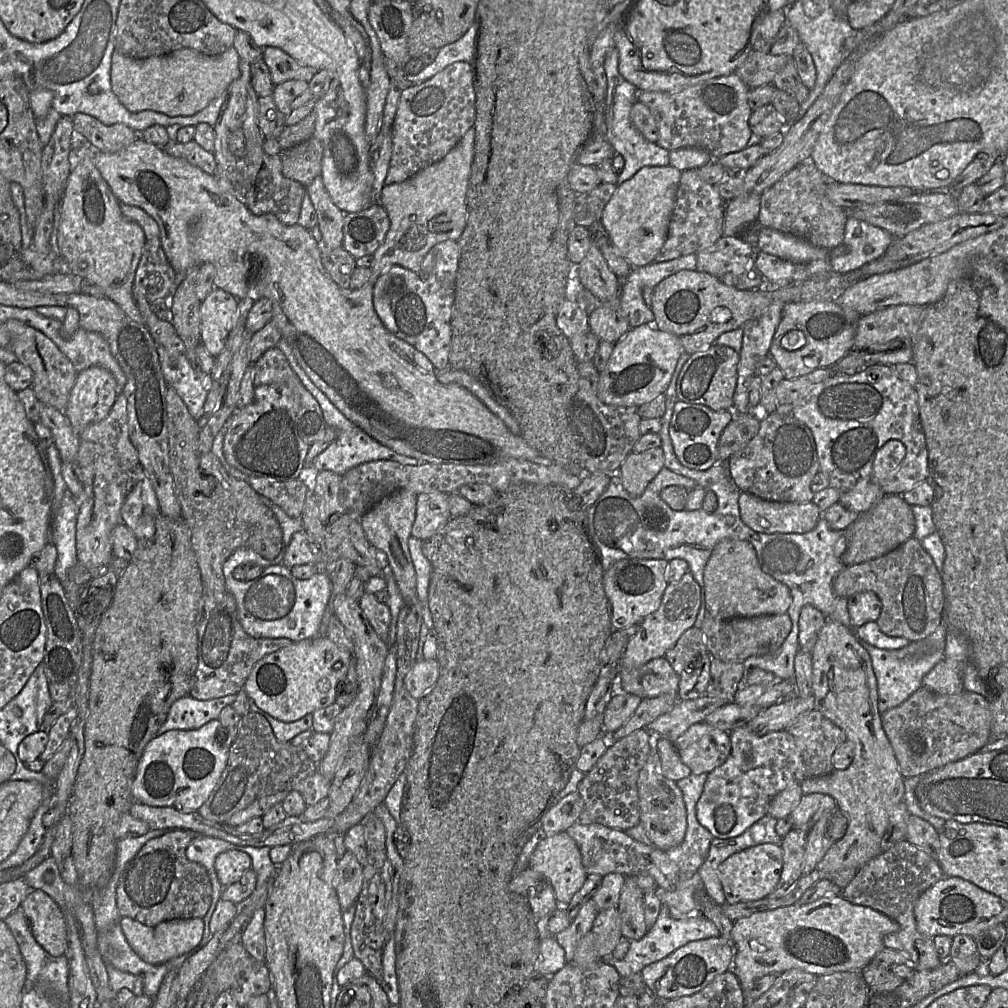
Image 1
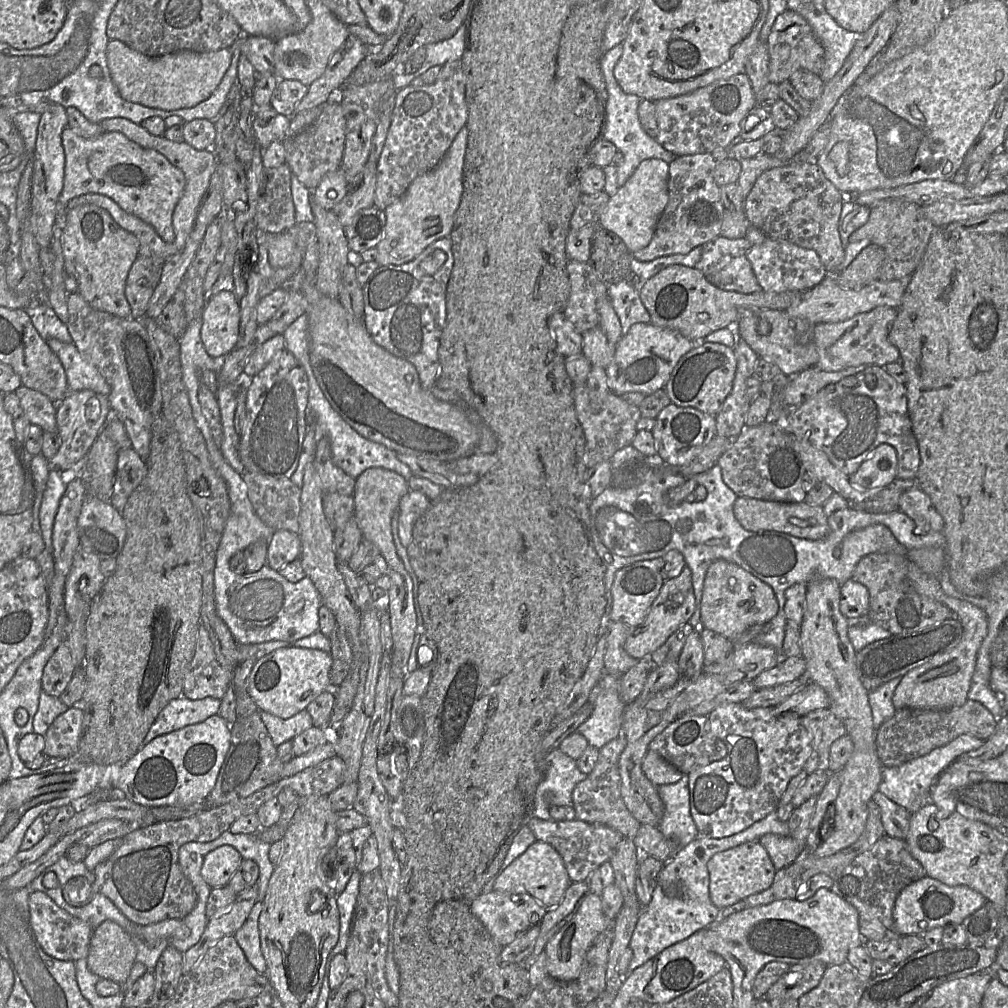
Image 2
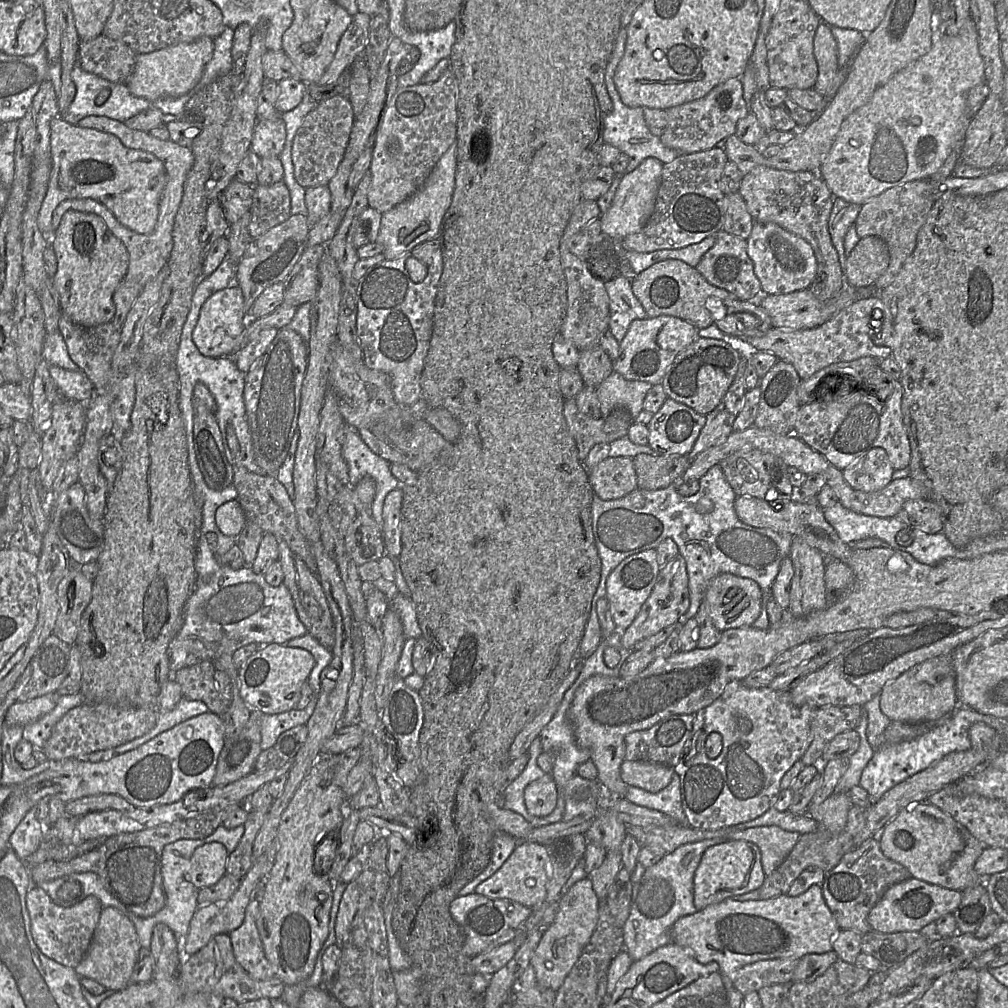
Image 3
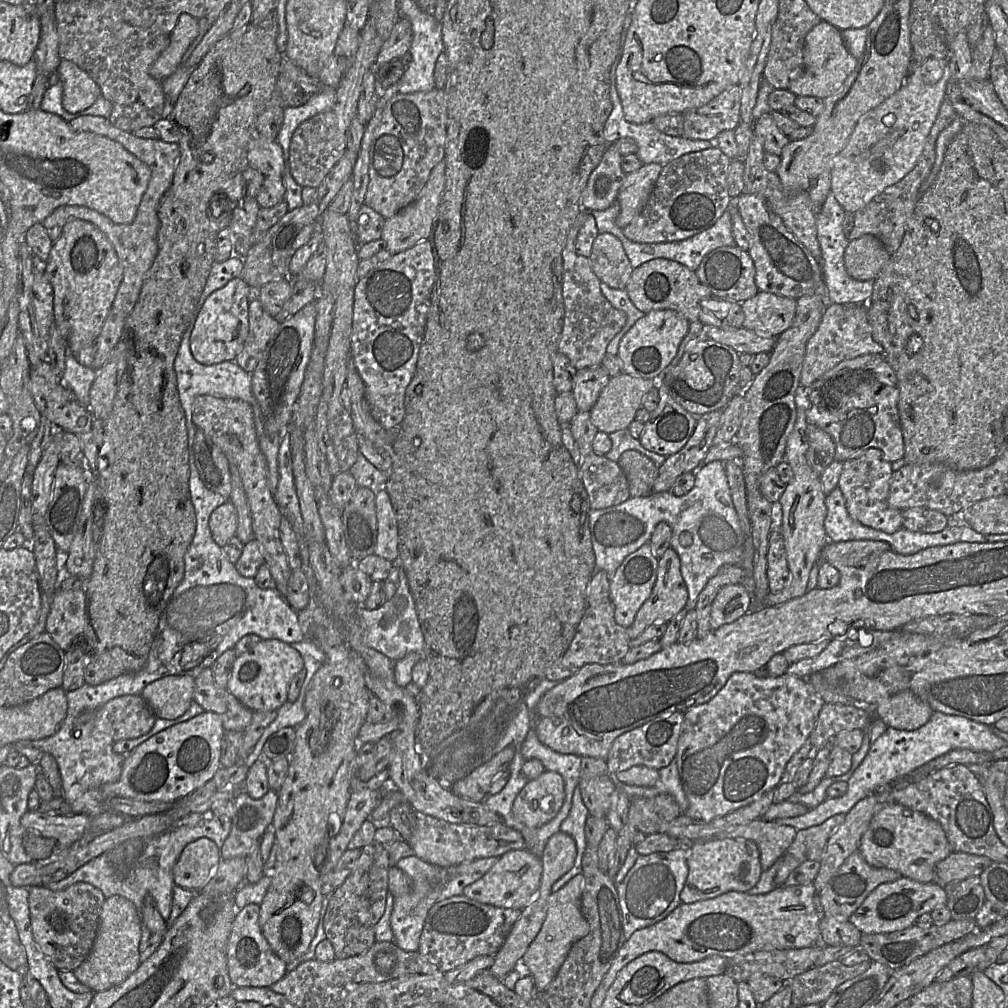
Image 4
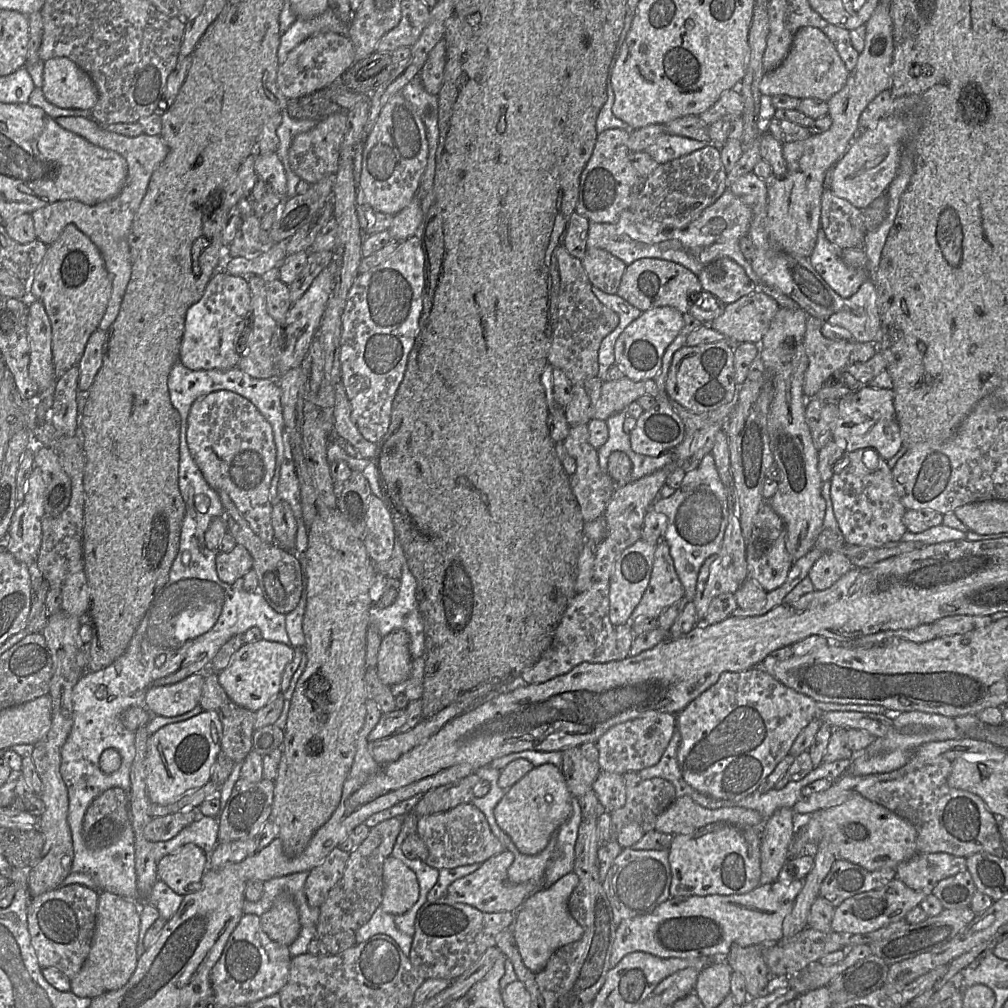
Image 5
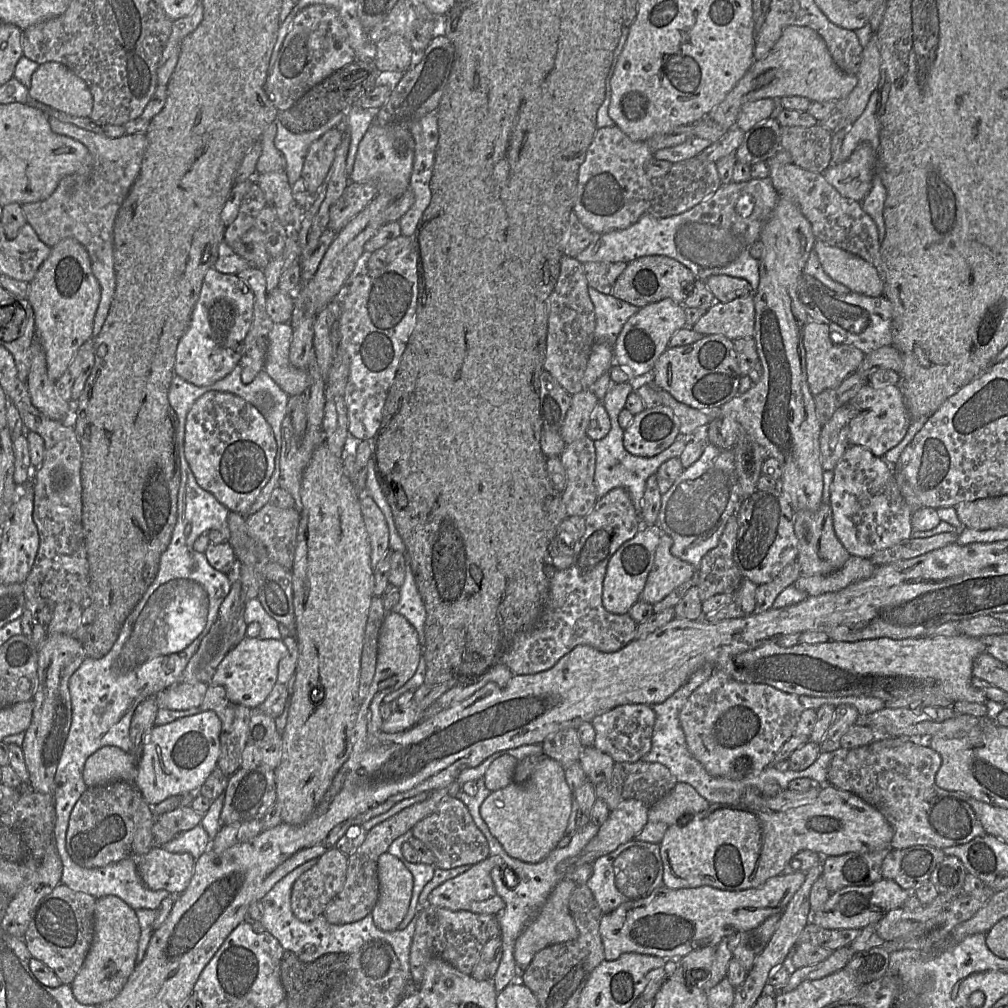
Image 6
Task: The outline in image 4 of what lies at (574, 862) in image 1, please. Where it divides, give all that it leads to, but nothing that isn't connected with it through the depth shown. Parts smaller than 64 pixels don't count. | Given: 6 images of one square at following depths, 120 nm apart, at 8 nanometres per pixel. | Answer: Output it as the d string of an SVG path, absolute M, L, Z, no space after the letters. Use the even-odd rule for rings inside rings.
M527 849L511 850L501 855L482 878L466 886L462 895L483 904L522 910L537 895L542 870L541 857Z

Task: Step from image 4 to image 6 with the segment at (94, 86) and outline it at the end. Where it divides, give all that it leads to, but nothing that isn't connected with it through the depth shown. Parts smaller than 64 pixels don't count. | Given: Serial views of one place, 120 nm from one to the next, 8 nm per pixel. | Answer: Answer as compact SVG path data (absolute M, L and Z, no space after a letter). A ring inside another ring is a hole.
M59 62L40 64L31 77L29 99L75 117L89 117L93 96L74 72Z

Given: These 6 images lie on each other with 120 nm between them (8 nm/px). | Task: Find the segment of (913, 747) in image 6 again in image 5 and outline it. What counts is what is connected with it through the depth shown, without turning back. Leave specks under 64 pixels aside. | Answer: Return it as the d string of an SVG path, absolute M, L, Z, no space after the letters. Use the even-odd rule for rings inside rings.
M936 757L933 763L918 768L912 766L909 760L906 765L891 772L862 776L864 782L875 783L858 794L913 824L917 830L918 853L943 852L960 857L975 853L1005 856L997 817L978 795L947 784L951 769L951 761L943 757Z

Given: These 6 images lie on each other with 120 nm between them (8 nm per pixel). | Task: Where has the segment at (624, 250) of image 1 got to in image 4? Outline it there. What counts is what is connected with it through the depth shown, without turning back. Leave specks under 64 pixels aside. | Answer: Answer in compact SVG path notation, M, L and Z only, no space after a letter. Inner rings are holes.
M650 163L643 165L633 173L626 174L618 194L621 211L616 223L620 228L624 229L642 210L661 173L662 167L661 164Z

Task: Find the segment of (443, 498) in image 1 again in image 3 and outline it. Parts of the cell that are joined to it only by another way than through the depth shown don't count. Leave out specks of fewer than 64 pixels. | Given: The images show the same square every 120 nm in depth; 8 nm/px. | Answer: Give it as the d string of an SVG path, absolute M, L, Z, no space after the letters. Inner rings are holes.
M400 488L389 492L383 504L382 535L385 545L385 554L389 557L398 557L402 550L401 543L401 506L403 492Z

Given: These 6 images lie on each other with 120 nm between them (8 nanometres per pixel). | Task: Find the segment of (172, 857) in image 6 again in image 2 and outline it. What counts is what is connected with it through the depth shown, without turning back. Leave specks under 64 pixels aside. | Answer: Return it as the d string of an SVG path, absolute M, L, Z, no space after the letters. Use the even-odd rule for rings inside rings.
M220 846L205 855L201 876L211 888L226 886L242 860L240 853L232 846Z

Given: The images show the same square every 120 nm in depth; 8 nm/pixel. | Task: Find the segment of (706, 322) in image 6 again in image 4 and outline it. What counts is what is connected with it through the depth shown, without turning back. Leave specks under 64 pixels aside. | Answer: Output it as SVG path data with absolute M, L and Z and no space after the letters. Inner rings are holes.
M758 293L741 303L743 328L765 337L777 338L795 317L797 300L774 293Z

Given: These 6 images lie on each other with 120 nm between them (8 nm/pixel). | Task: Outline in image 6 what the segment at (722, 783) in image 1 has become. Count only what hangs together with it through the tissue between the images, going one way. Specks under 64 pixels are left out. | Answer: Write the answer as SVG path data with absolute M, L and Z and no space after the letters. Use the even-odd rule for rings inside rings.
M716 669L689 695L679 711L679 723L687 748L710 775L739 780L759 775L773 760L781 746L793 735L804 709L796 694L767 684L738 682L723 670Z

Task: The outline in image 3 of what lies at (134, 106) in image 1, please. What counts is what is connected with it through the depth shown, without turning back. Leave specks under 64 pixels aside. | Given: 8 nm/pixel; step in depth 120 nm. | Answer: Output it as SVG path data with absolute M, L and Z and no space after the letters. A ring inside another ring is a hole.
M201 37L178 43L146 54L137 54L132 75L126 82L130 93L150 102L164 97L180 97L190 92L200 81L214 51L213 40Z

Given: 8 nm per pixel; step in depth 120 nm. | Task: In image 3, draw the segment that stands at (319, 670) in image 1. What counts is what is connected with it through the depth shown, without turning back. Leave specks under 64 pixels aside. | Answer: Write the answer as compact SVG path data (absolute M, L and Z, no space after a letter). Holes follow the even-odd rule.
M268 643L253 653L239 668L240 695L251 708L265 714L279 714L296 709L302 686L315 665L313 655L285 644Z

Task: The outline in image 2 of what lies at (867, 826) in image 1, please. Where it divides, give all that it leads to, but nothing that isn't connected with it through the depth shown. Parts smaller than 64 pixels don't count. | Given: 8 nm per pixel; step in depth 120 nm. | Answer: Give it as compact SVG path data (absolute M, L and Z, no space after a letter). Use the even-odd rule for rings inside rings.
M824 578L806 584L805 607L803 619L799 628L800 647L802 657L806 663L805 678L808 682L819 685L829 697L829 709L838 717L854 743L854 752L840 771L840 787L833 803L835 809L834 826L826 838L811 834L807 837L806 847L814 849L815 855L824 857L833 855L852 845L863 833L867 817L868 803L879 790L882 779L883 764L880 761L876 748L877 729L873 724L872 710L869 704L869 691L863 686L856 667L856 653L849 636L850 620L840 611L840 585L834 579Z

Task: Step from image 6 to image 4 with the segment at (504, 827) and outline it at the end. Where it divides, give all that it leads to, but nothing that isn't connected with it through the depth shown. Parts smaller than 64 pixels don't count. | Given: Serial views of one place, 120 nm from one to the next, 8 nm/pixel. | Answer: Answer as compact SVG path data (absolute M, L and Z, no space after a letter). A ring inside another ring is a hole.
M545 770L537 778L528 780L512 805L515 818L531 829L551 821L564 801L564 781L556 772Z

